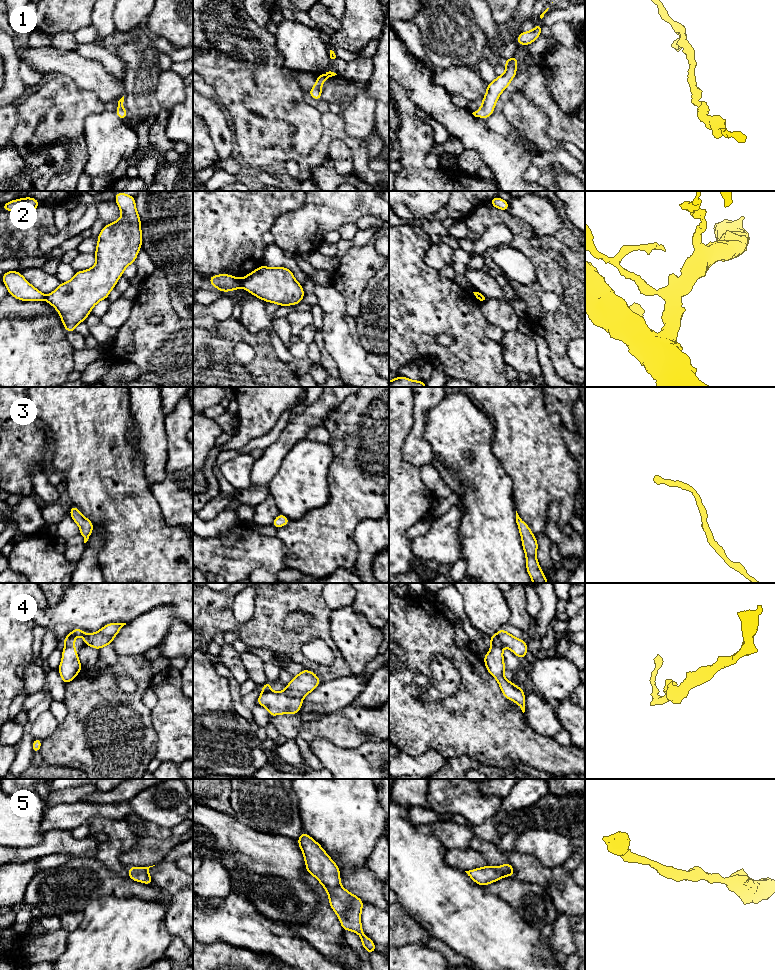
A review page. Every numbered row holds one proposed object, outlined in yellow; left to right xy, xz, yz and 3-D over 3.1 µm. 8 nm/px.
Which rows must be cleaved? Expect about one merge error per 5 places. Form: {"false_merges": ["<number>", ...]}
{"false_merges": ["2", "4"]}

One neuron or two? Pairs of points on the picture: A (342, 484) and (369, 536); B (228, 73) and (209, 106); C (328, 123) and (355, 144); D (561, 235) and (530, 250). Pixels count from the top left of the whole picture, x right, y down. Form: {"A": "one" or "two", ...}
{"A": "two", "B": "two", "C": "one", "D": "one"}

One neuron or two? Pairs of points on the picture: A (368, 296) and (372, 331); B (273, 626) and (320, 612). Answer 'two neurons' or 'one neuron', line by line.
A: one neuron
B: one neuron

